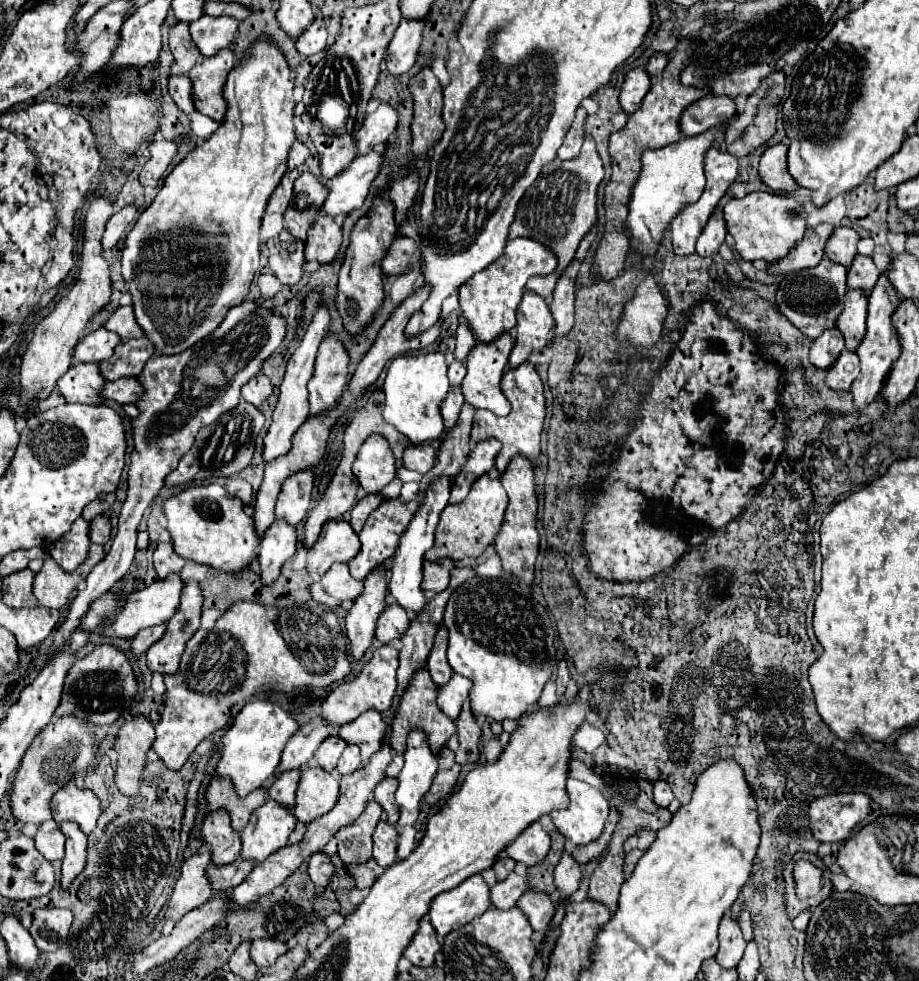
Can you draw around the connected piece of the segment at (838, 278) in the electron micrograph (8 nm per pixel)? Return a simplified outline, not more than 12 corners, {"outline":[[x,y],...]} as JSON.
{"outline":[[822,258],[790,272],[776,306],[818,338],[842,312],[846,266]]}

